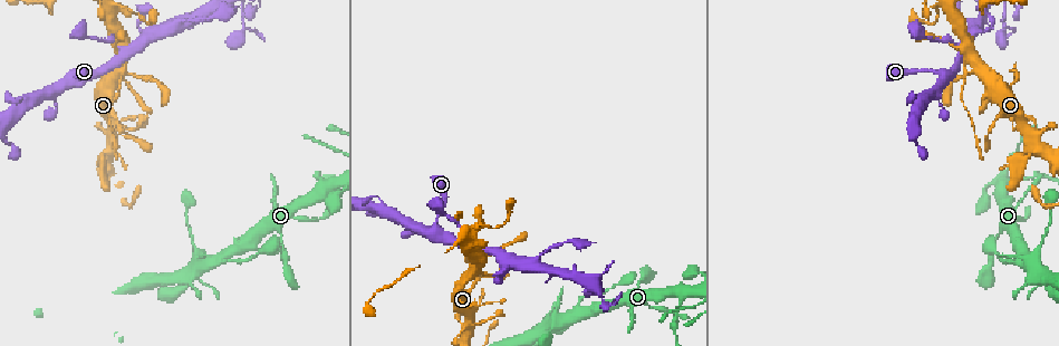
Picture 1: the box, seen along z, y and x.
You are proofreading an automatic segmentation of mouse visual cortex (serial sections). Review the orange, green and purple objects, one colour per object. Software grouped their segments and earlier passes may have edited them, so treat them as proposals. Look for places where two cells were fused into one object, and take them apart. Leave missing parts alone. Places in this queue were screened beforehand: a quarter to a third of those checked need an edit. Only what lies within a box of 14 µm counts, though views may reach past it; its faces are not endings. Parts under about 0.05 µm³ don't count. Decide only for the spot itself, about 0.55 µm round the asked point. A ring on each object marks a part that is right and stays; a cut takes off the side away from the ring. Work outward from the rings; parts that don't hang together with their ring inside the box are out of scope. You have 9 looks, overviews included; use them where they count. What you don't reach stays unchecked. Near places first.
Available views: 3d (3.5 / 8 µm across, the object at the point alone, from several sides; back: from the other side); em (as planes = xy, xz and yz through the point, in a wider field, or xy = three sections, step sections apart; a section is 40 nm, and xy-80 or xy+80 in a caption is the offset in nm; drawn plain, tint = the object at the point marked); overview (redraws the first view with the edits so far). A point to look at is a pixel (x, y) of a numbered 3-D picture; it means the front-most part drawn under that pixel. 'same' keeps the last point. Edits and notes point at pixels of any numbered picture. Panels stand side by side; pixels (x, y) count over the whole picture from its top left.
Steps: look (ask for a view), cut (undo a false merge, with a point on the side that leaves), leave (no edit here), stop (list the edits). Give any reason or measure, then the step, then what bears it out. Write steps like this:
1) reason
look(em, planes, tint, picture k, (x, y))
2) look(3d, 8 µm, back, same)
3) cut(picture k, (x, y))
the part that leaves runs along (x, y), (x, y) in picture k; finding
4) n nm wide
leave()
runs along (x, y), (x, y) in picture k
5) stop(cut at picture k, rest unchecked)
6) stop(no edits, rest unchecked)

abrupt turn
look(3d, 3.5 µm, picture 1, (977, 68))

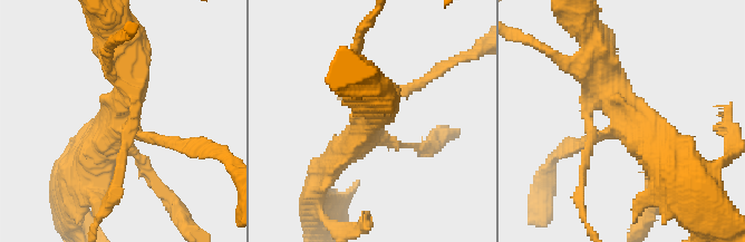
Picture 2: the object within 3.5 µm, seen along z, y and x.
look(em, xy, step 5, tint, picture 2, (626, 118))

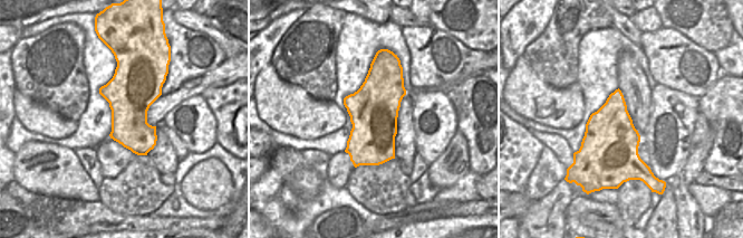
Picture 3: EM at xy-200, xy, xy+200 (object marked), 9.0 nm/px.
cut(picture 2, (121, 170))
the part that leaves runs along (134, 133), (93, 229) in picture 2; a second cell is stuck on

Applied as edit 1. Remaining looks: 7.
look(overview)

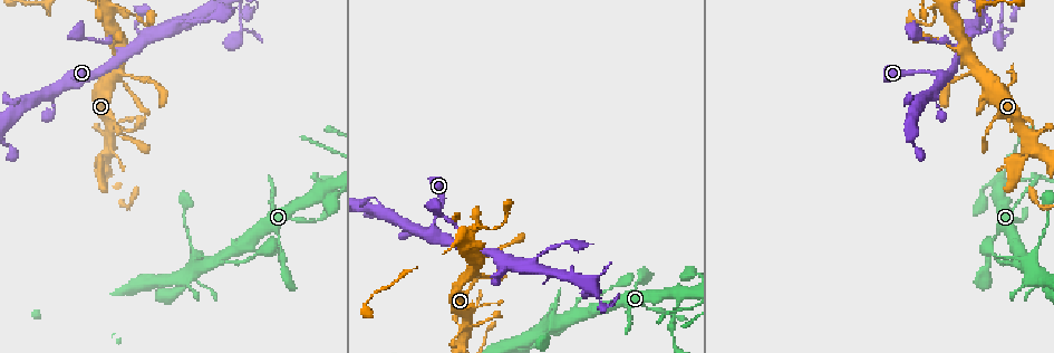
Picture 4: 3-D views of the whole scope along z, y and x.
sharp bend
look(3d, 3.5 µm, back, picture 4, (503, 221))

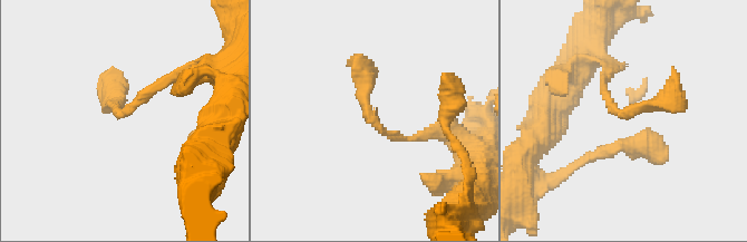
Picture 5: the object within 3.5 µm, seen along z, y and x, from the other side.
look(em, xy, step 2, tint, picture 5, (369, 112))

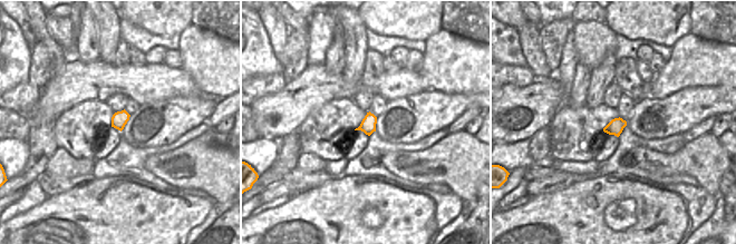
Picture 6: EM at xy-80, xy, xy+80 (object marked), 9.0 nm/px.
140 nm wide
leave()
runs along (420, 137), (397, 137), (372, 123), (362, 66) in picture 5; continuous, no second cell

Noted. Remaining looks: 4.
three-way junction
look(3d, 3.5 µm, picture 4, (474, 325))

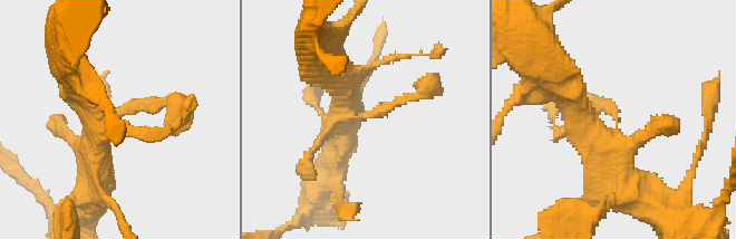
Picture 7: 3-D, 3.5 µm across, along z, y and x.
3 arms; arms of 150, 350, 400 nm; now the EM
look(em, xy, step 3, tint, picture 7, (362, 119))

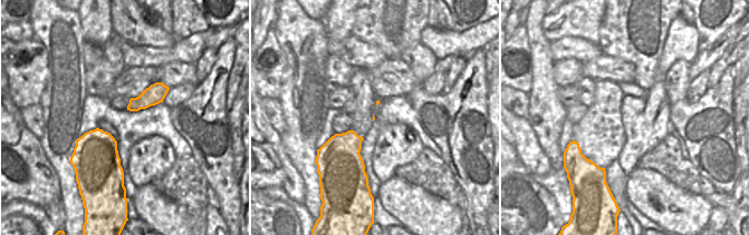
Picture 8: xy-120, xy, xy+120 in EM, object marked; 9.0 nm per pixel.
cut it another way
look(em, xy, step 5, tint, same)

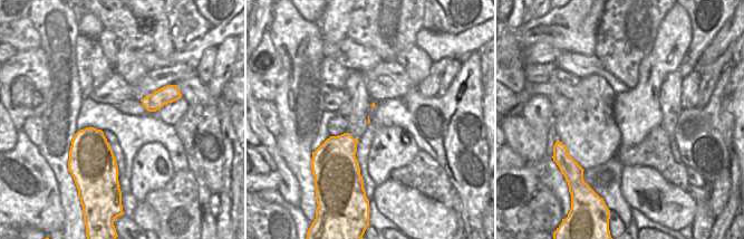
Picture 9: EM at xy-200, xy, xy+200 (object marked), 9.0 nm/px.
leave()
runs along (341, 77), (351, 117), (424, 88) in picture 7; continuous, no second cell

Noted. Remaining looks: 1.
stop(cut at picture 2, rest unchecked)

